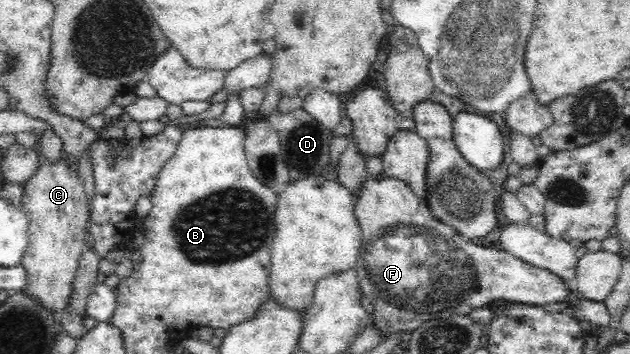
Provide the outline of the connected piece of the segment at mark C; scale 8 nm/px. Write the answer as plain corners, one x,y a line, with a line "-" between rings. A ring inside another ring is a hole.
41,157
40,164
35,174
24,184
22,209
28,218
29,242
23,253
20,265
27,274
27,285
23,285
22,294
29,295
30,298
38,300
43,308
48,308
54,312
56,320
59,313
63,313
70,304
75,293
75,274
77,274
81,253
85,250
85,226
87,222
87,202
83,194
81,180
77,178
75,172
67,170
67,162
51,161

